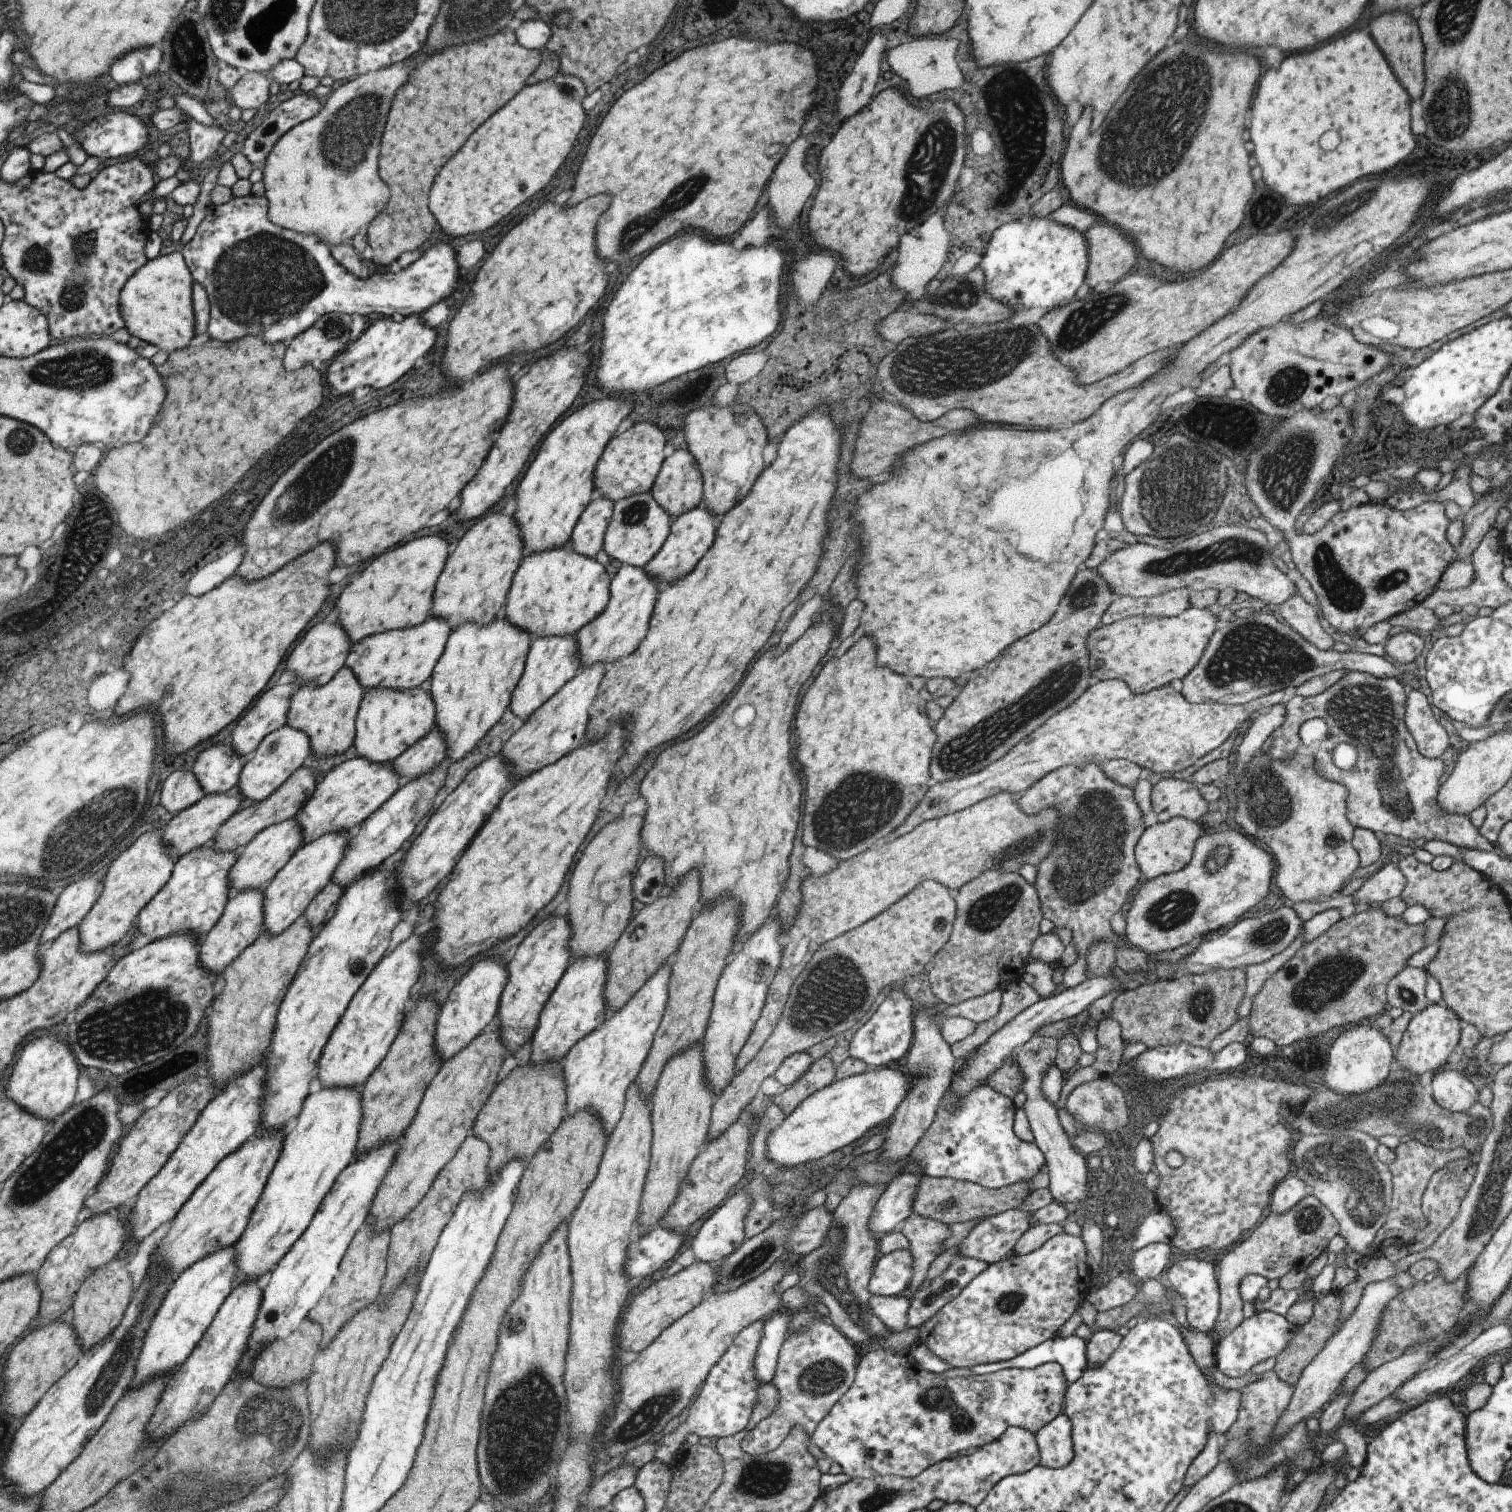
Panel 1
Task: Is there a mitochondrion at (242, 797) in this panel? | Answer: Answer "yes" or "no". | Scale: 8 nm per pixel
no

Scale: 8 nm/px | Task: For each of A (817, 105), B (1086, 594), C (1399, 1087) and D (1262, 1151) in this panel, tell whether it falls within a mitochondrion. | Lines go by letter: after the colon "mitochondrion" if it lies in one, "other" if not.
A: other
B: mitochondrion
C: mitochondrion
D: other

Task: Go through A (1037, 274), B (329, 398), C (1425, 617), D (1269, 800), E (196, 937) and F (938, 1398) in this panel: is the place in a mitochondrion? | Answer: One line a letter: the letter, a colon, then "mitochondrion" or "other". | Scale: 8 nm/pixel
A: other
B: other
C: other
D: mitochondrion
E: other
F: mitochondrion

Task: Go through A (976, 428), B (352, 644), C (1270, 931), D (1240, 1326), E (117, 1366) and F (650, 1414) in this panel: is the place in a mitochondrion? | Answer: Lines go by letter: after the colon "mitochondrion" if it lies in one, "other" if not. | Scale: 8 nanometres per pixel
A: other
B: other
C: mitochondrion
D: other
E: mitochondrion
F: mitochondrion

